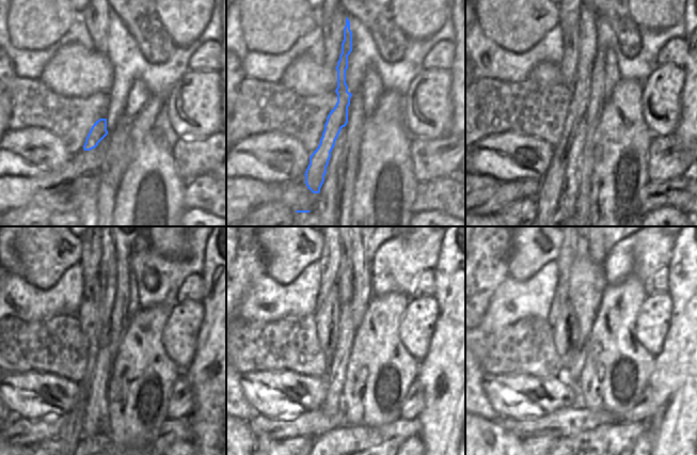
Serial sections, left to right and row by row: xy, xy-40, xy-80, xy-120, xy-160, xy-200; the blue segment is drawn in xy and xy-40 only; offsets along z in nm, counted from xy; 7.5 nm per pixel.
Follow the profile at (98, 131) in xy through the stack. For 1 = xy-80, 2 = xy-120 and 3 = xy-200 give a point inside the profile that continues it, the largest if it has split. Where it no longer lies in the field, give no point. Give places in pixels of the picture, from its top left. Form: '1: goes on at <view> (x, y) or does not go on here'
1: goes on at xy-80 (548, 197)
2: goes on at xy-120 (70, 433)
3: goes on at xy-200 (582, 248)

